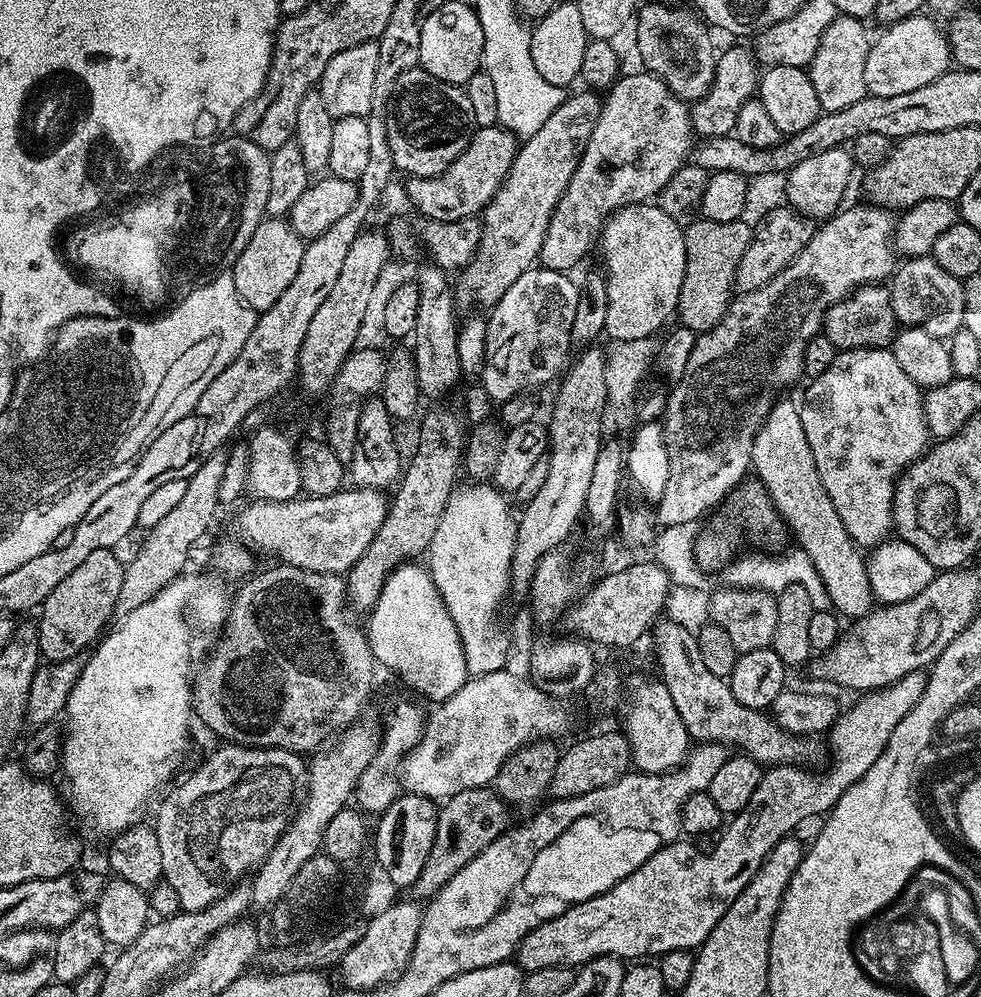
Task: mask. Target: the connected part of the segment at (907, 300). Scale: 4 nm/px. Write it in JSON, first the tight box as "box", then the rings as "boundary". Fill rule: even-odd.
{"box":[890,255,964,341],"boundary":[[[931,255],[913,256],[903,261],[904,265],[897,267],[890,277],[890,291],[892,294],[892,305],[896,315],[897,325],[906,328],[921,328],[926,334],[934,334],[934,338],[947,341],[964,327],[964,285],[954,274],[942,270],[938,262]]]}

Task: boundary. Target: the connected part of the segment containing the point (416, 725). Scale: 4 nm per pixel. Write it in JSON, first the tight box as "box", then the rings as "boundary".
{"box":[354,700,426,814],"boundary":[[[400,700],[382,719],[382,731],[380,734],[380,749],[376,757],[362,770],[362,778],[356,784],[354,793],[355,803],[361,812],[365,814],[379,814],[384,812],[401,795],[400,777],[398,775],[400,765],[404,763],[404,757],[418,746],[418,742],[424,733],[426,712],[423,712],[416,704],[408,700]]]}

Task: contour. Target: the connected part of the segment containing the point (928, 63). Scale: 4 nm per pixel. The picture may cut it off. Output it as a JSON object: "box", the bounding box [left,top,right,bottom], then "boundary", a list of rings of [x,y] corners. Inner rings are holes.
{"box":[865,12,952,98],"boundary":[[[919,12],[900,19],[898,23],[889,25],[876,40],[869,45],[865,63],[865,81],[869,95],[890,98],[899,94],[909,93],[921,86],[926,86],[944,72],[949,71],[952,64],[951,52],[948,48],[945,33],[939,30],[938,23],[931,15],[924,16]]]}

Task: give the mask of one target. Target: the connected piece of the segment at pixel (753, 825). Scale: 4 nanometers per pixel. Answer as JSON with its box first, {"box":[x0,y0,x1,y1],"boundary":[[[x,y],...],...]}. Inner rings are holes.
{"box":[515,671,927,973],"boundary":[[[927,671],[911,672],[885,688],[863,693],[857,699],[860,701],[849,712],[841,711],[837,715],[835,724],[827,733],[826,744],[830,749],[830,756],[832,752],[832,765],[828,772],[815,776],[814,773],[807,772],[807,767],[798,764],[769,767],[761,775],[758,790],[754,790],[750,802],[746,802],[744,809],[729,819],[732,820],[729,824],[727,821],[726,827],[719,833],[720,841],[713,846],[712,852],[699,852],[694,845],[686,842],[657,847],[651,856],[635,865],[629,876],[622,878],[612,889],[581,904],[571,905],[550,922],[542,922],[542,926],[530,930],[530,934],[526,934],[526,938],[516,949],[515,959],[519,967],[525,973],[546,970],[546,966],[575,969],[581,964],[597,960],[600,956],[614,956],[625,962],[632,962],[637,958],[659,958],[670,950],[699,949],[714,930],[714,926],[718,926],[722,914],[726,914],[730,902],[734,902],[734,898],[742,894],[750,878],[758,874],[770,850],[774,850],[774,846],[787,836],[793,835],[799,824],[831,812],[844,791],[854,786],[854,782],[858,782],[858,778],[862,778],[862,774],[866,774],[866,770],[870,770],[870,766],[878,762],[882,750],[888,745],[894,726],[898,726],[898,722],[902,722],[902,718],[906,718],[906,714],[914,710],[918,698],[922,698],[922,690],[926,690],[927,681]]]}

